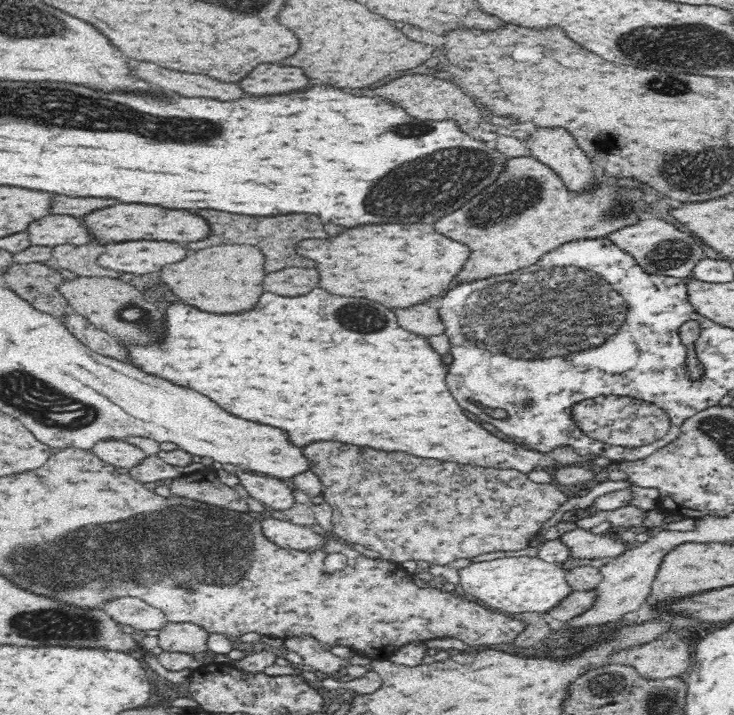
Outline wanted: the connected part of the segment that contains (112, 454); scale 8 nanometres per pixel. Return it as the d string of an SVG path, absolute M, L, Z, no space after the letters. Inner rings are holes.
M120 439L100 441L92 450L102 460L118 468L128 468L128 470L143 465L143 462L149 457L144 449Z

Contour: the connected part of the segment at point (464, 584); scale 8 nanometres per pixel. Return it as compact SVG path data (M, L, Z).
M512 556L512 558L498 558L498 560L488 560L488 562L472 563L468 567L459 571L459 591L462 594L469 593L474 599L480 599L484 603L494 608L498 612L506 611L508 614L521 612L541 612L546 613L557 606L564 598L573 593L565 577L566 571L561 564L545 562L539 557Z

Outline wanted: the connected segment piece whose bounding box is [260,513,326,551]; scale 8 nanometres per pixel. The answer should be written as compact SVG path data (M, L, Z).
M267 513L266 518L260 518L260 524L267 541L284 549L310 551L318 549L326 540L310 527L297 526L293 522L277 518L272 513Z

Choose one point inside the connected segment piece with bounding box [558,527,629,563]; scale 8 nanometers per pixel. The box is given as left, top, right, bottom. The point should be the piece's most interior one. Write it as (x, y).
(582, 544)

